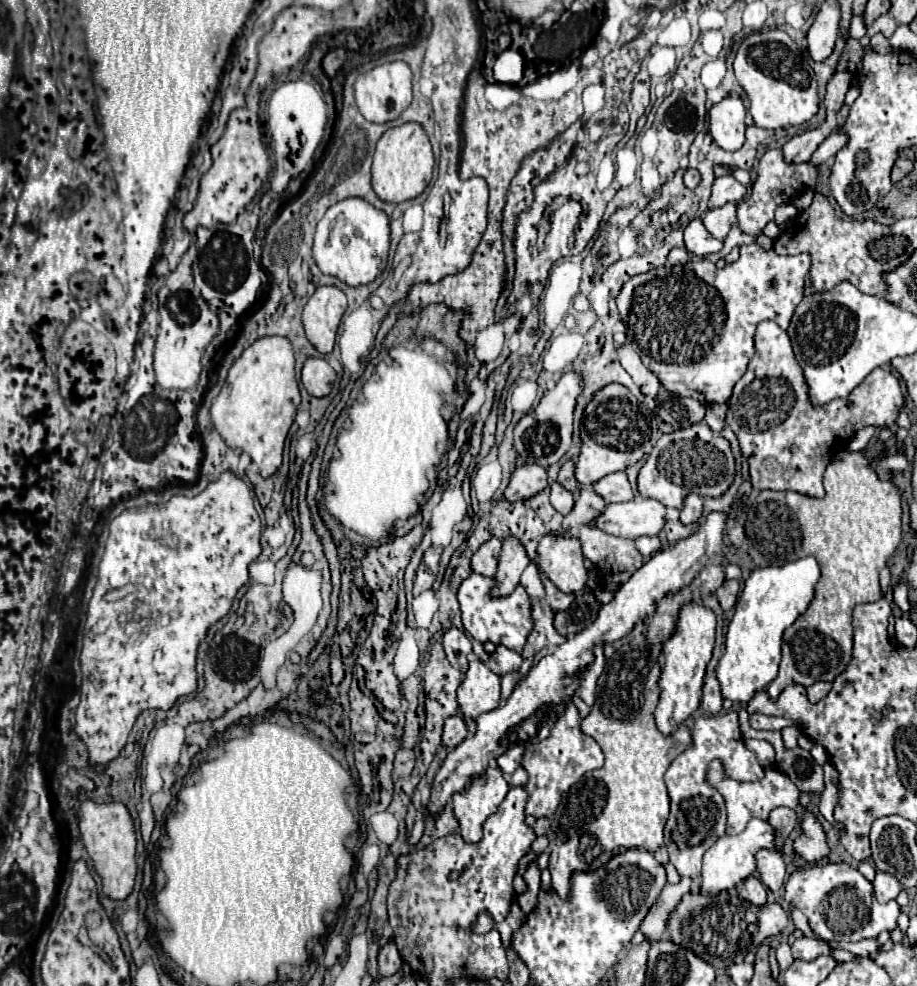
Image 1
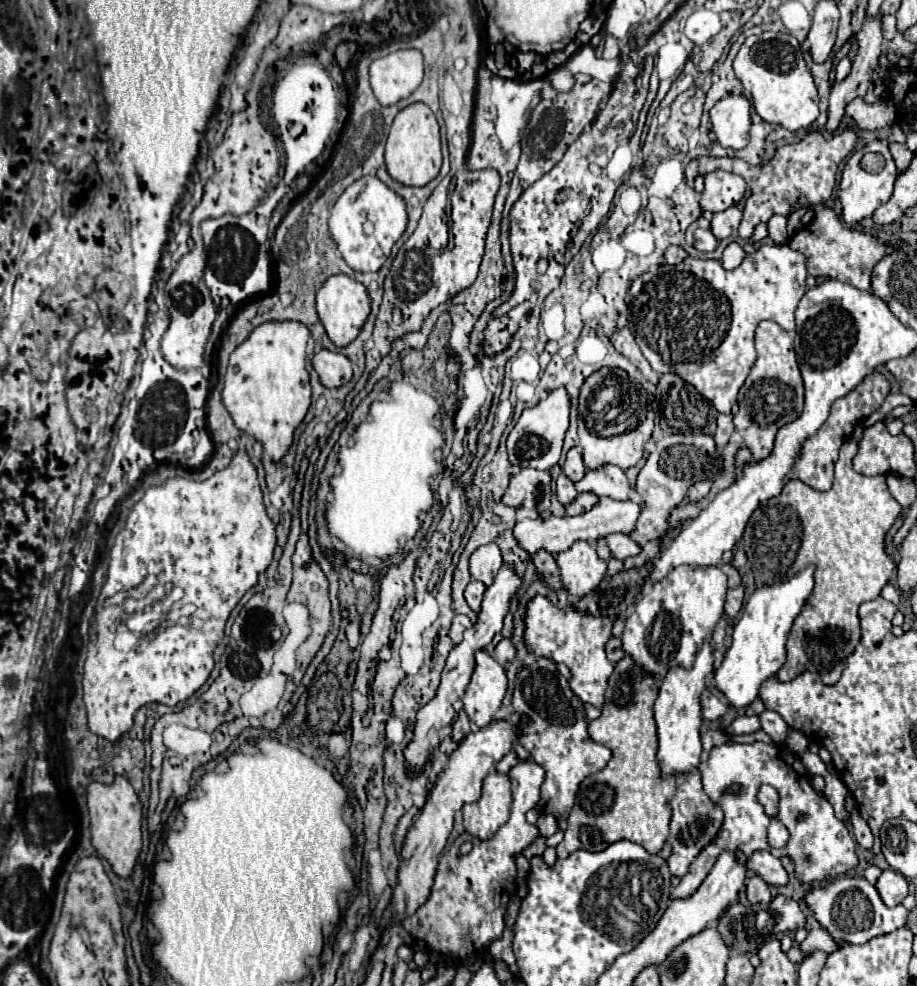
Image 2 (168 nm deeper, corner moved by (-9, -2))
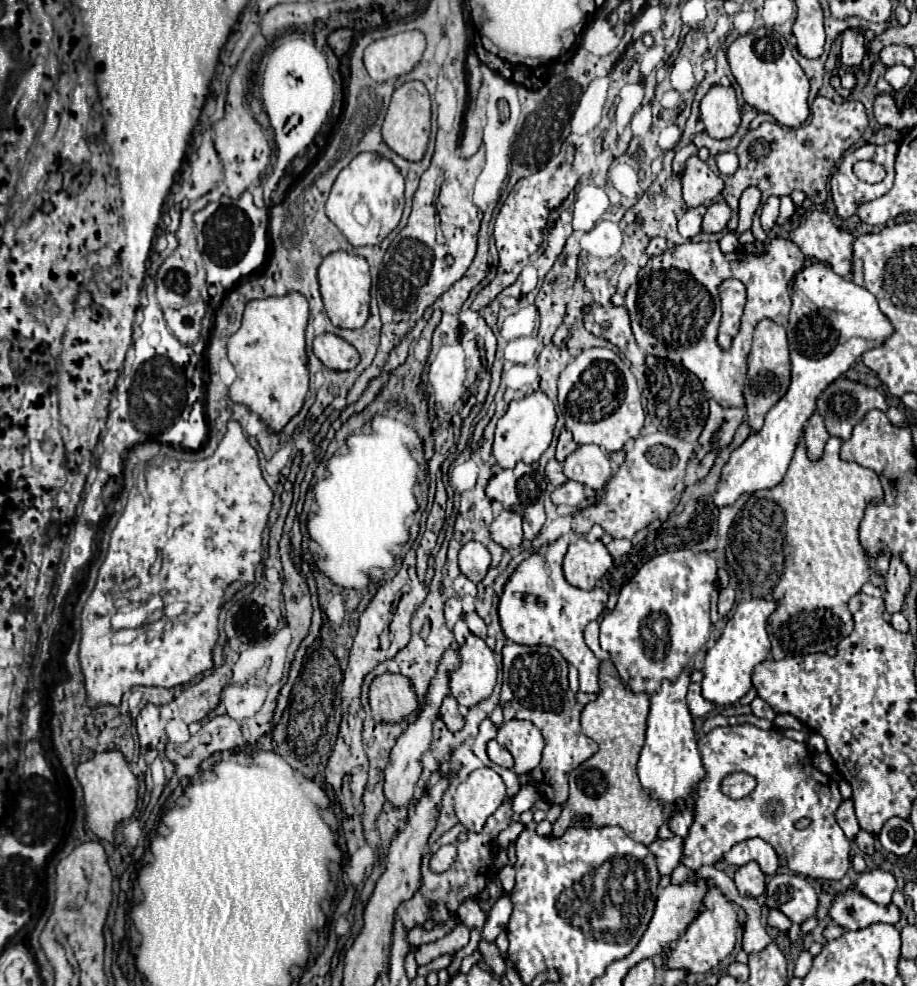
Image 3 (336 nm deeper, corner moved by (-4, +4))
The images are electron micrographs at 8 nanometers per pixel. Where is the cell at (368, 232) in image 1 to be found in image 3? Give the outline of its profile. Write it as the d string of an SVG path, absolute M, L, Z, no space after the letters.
M361 152L339 172L325 204L327 216L353 246L375 246L401 220L405 206L403 182L401 170L389 158L377 152Z

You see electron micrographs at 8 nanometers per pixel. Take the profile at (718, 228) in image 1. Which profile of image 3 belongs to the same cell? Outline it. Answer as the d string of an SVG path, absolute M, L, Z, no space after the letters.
M717 200L711 206L707 206L701 230L703 232L721 232L727 228L727 222L729 222L729 206L723 200Z

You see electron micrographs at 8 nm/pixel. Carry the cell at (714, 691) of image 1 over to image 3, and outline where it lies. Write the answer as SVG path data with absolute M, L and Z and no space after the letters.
M695 682L689 684L687 704L689 704L689 712L691 712L693 716L705 716L707 712L713 710L713 704L707 702L707 700L701 696L701 684L695 684Z

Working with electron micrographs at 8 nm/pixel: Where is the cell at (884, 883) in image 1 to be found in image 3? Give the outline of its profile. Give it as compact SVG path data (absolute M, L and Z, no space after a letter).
M871 870L859 876L855 888L869 900L873 900L875 904L889 904L891 902L891 894L897 888L897 882L893 878L893 874L885 872L885 870Z

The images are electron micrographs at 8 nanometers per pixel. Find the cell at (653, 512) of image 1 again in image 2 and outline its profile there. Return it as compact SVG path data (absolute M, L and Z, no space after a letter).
M600 498L598 504L580 514L580 516L562 516L562 518L534 518L534 520L522 520L518 522L518 526L514 528L514 536L518 538L520 546L530 552L536 554L538 550L546 550L550 554L558 554L562 550L568 550L574 542L578 540L586 540L586 542L596 542L598 538L604 538L608 534L632 534L638 516L642 514L642 504L634 502L634 500L626 500L626 502L618 502L612 498Z

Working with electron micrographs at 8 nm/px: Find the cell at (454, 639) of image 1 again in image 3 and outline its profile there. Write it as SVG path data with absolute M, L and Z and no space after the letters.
M449 598L445 602L445 620L447 620L447 628L453 630L455 622L461 618L463 608L461 608L461 600L459 598Z

